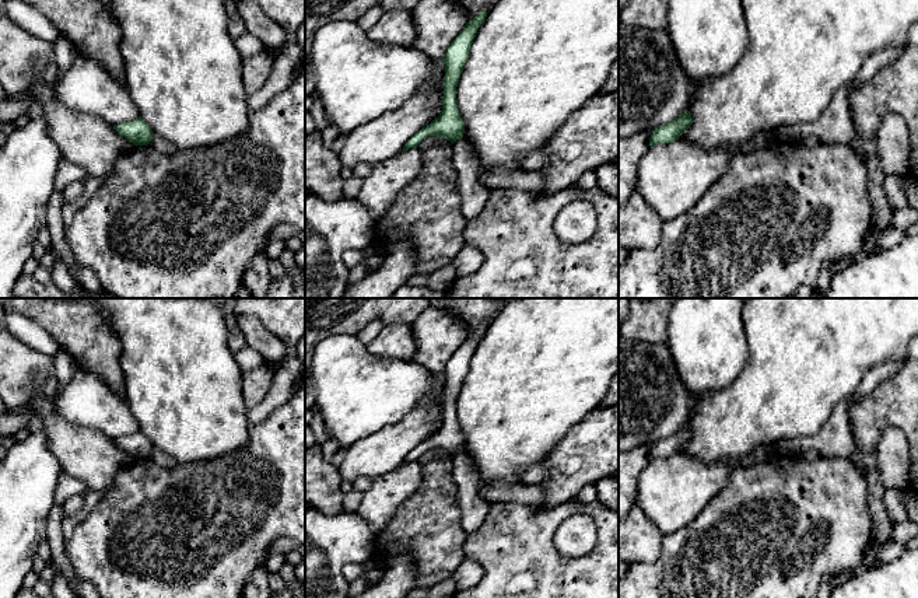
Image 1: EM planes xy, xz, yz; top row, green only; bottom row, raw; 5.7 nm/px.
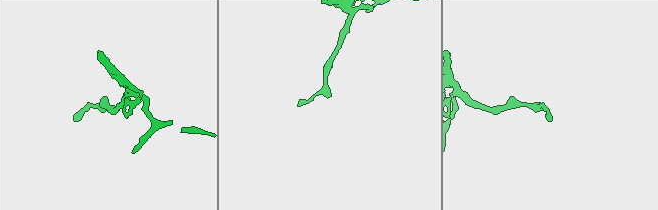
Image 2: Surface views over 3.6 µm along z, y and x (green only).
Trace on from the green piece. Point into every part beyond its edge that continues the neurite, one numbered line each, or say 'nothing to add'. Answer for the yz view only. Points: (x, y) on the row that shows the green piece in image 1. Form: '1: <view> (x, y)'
nothing to add

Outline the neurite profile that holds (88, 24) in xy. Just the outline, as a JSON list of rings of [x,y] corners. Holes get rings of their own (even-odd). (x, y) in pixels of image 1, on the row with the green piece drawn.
[[[31,0],[74,46],[77,56],[104,66],[126,87],[120,31],[104,0]]]

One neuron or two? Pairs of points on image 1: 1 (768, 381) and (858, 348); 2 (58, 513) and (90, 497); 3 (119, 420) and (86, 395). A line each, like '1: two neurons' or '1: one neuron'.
1: one neuron
2: two neurons
3: one neuron

